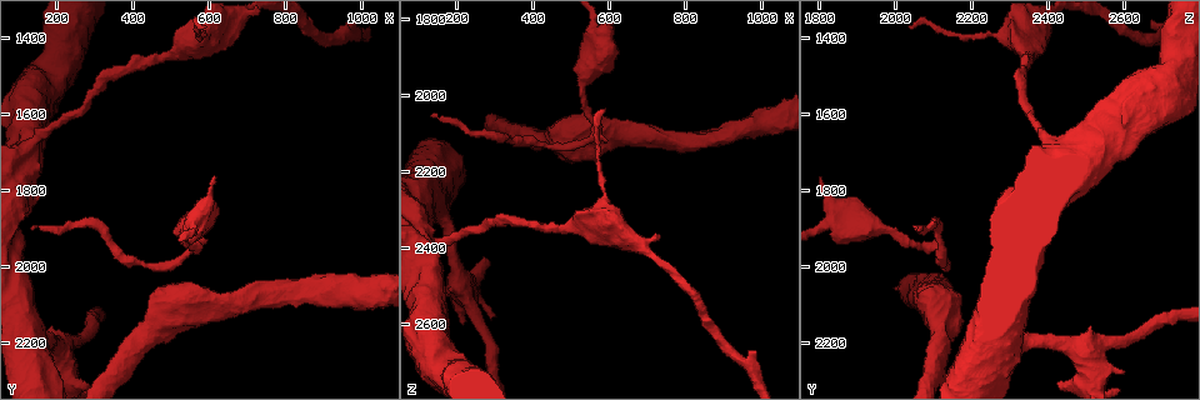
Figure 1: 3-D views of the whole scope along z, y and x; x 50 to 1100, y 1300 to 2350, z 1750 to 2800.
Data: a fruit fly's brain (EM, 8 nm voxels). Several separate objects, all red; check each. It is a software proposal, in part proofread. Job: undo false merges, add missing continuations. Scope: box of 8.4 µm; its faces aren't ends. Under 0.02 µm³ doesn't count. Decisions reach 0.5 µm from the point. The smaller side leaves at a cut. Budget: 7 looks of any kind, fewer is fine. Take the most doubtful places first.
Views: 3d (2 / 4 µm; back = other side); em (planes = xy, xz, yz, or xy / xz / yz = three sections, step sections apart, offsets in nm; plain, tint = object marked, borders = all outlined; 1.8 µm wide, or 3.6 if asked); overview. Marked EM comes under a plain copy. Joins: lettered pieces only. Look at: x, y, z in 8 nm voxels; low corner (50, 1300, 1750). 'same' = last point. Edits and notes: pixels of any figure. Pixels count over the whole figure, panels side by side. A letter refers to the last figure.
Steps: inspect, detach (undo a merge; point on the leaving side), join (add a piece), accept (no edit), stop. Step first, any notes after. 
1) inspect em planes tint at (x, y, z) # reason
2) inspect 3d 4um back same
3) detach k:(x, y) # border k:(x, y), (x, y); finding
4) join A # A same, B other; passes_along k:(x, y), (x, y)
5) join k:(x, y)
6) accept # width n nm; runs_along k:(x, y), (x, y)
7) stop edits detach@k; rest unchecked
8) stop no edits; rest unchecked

inspect em planes tint at (135, 1895, 2060) # long arm stops here

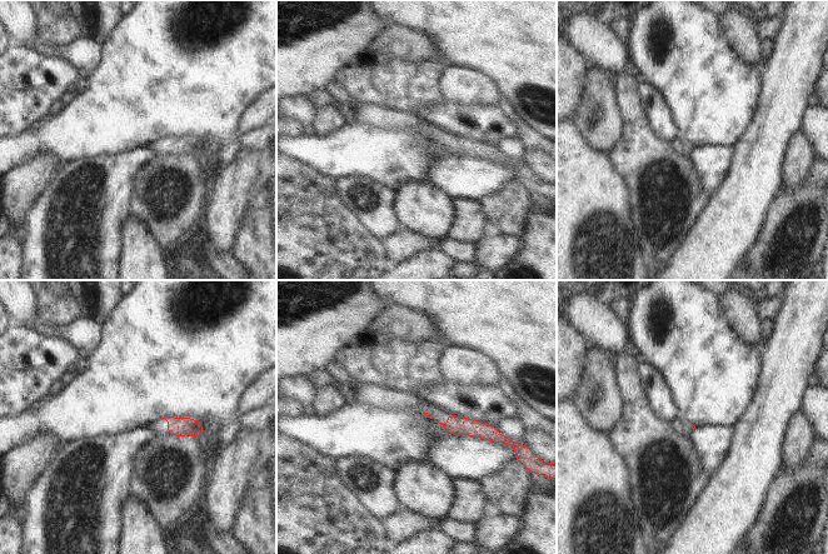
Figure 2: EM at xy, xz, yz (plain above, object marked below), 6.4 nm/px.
inspect em planes borders same

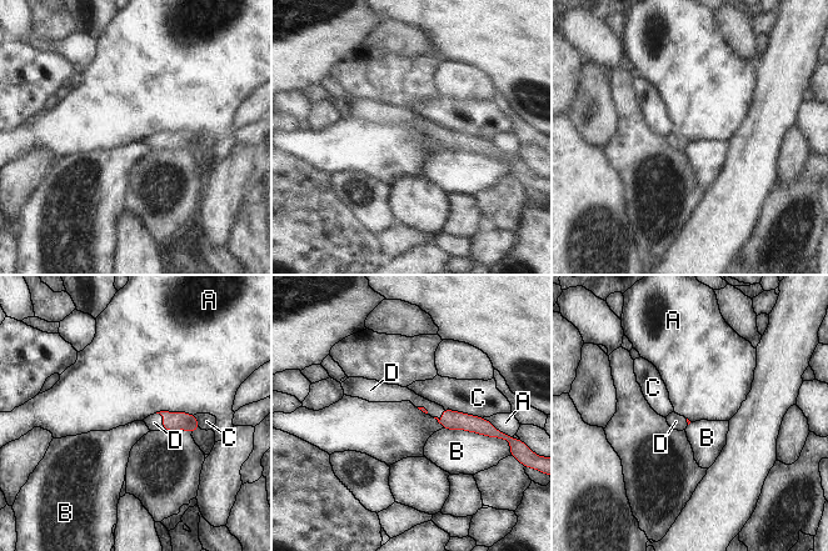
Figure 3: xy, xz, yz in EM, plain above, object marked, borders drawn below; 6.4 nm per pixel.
join D # A other, B other, C other, D same; passes_along 3:(173, 421), (163, 420), (154, 422); it goes on there

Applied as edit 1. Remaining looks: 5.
inspect em xz step 8 borders at (565, 1955, 2095) # abrupt turn

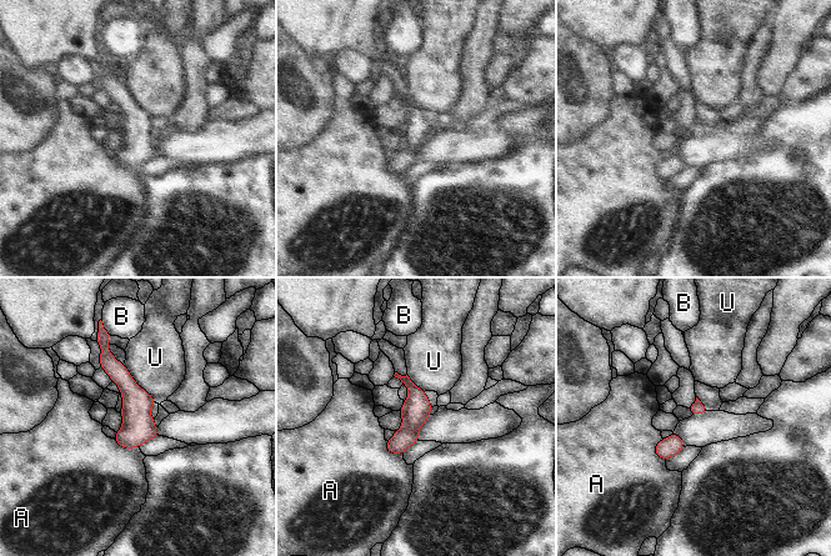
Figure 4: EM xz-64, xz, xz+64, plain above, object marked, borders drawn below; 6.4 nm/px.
inspect em planes borders same

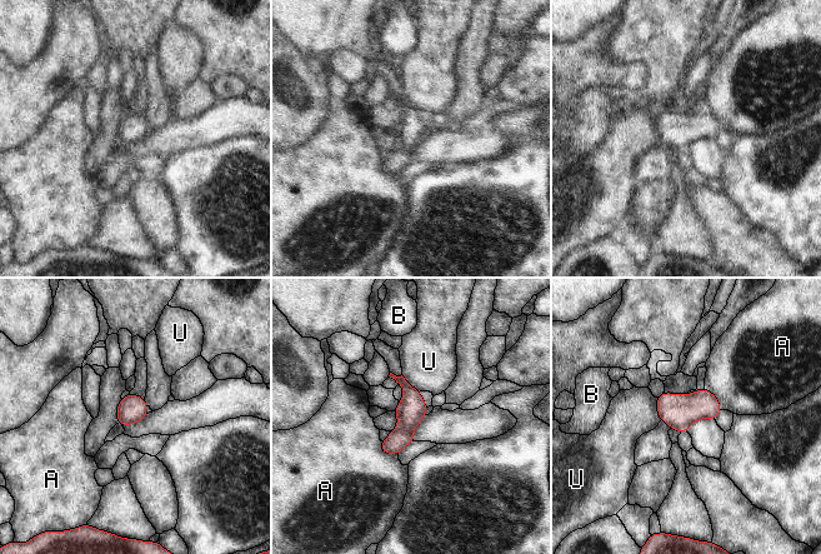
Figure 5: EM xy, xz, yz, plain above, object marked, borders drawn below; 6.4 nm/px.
accept # longest_contact U 150 nm; A other, B other, U other; continuous, no second cell

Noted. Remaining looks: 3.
inspect overview

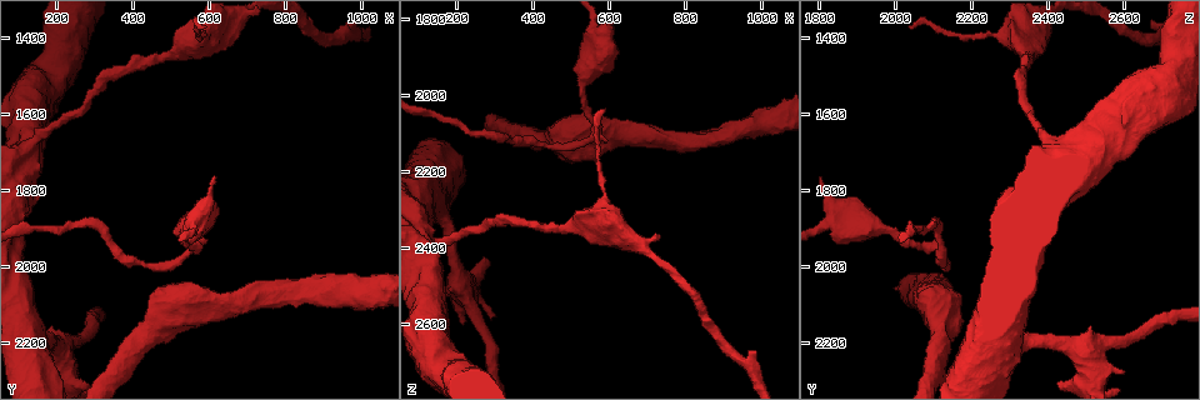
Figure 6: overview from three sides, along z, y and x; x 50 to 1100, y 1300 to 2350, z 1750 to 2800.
inspect 3d 4um back at (205, 2215, 2490) # four or more arms meet

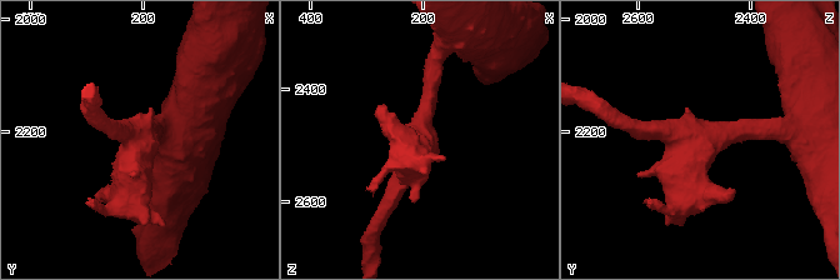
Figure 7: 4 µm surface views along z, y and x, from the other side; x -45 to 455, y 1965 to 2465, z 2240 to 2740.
inspect em 3.6um yz step 8 borders at (200, 2215, 2490) # arms 4; now the EM

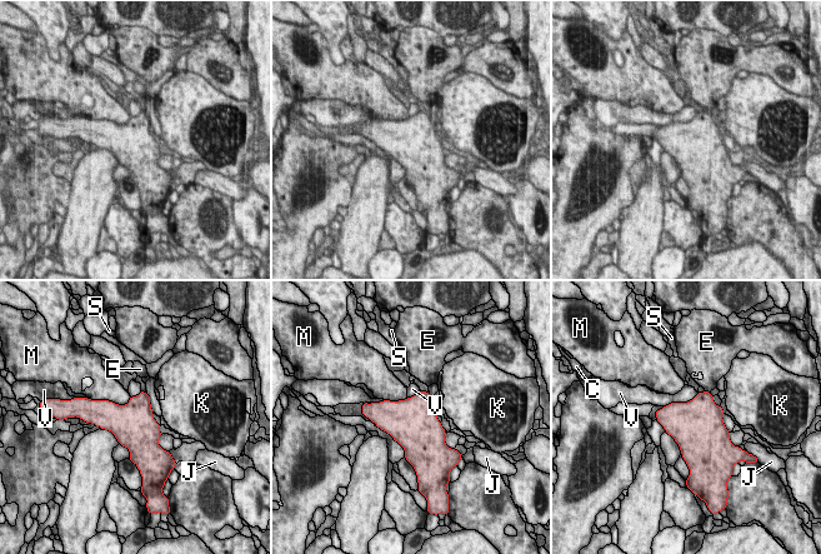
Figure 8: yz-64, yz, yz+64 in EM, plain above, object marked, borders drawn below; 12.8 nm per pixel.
accept # C other, E other, J other, K other, M other, S other, V other; border 8:(130, 397), (125, 404), (94, 399); one cell here

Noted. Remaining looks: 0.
stop edits join@3; rest unchecked

